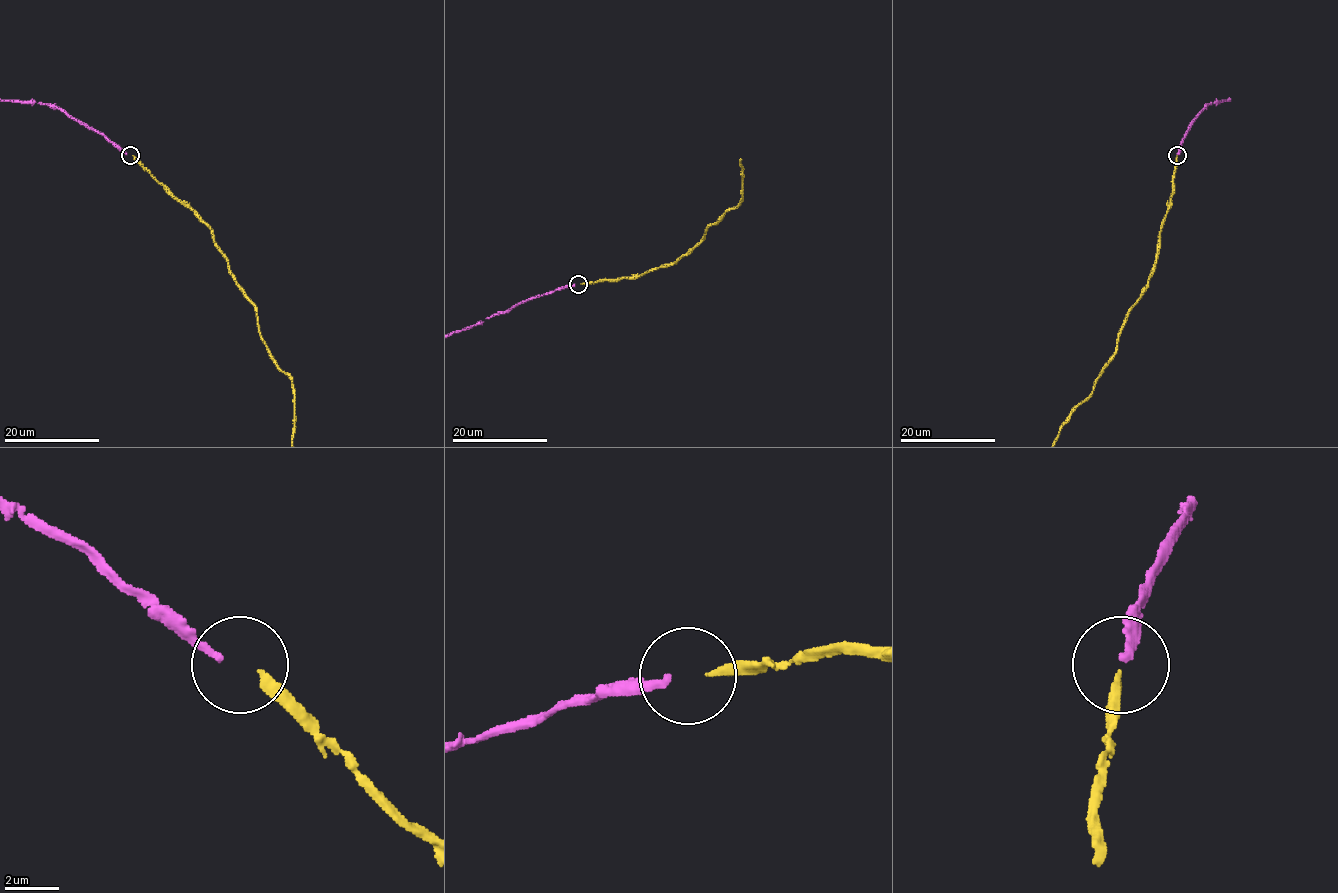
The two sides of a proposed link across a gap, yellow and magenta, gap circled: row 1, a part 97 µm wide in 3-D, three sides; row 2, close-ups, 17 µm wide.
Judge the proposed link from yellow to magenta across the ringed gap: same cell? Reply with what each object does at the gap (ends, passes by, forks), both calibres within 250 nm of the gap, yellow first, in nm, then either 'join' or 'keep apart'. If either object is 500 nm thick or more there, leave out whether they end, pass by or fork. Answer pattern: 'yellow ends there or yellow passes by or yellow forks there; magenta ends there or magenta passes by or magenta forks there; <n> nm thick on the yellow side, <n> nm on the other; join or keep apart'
yellow ends there; magenta ends there; 280 nm thick on the yellow side, 280 nm on the other; keep apart

